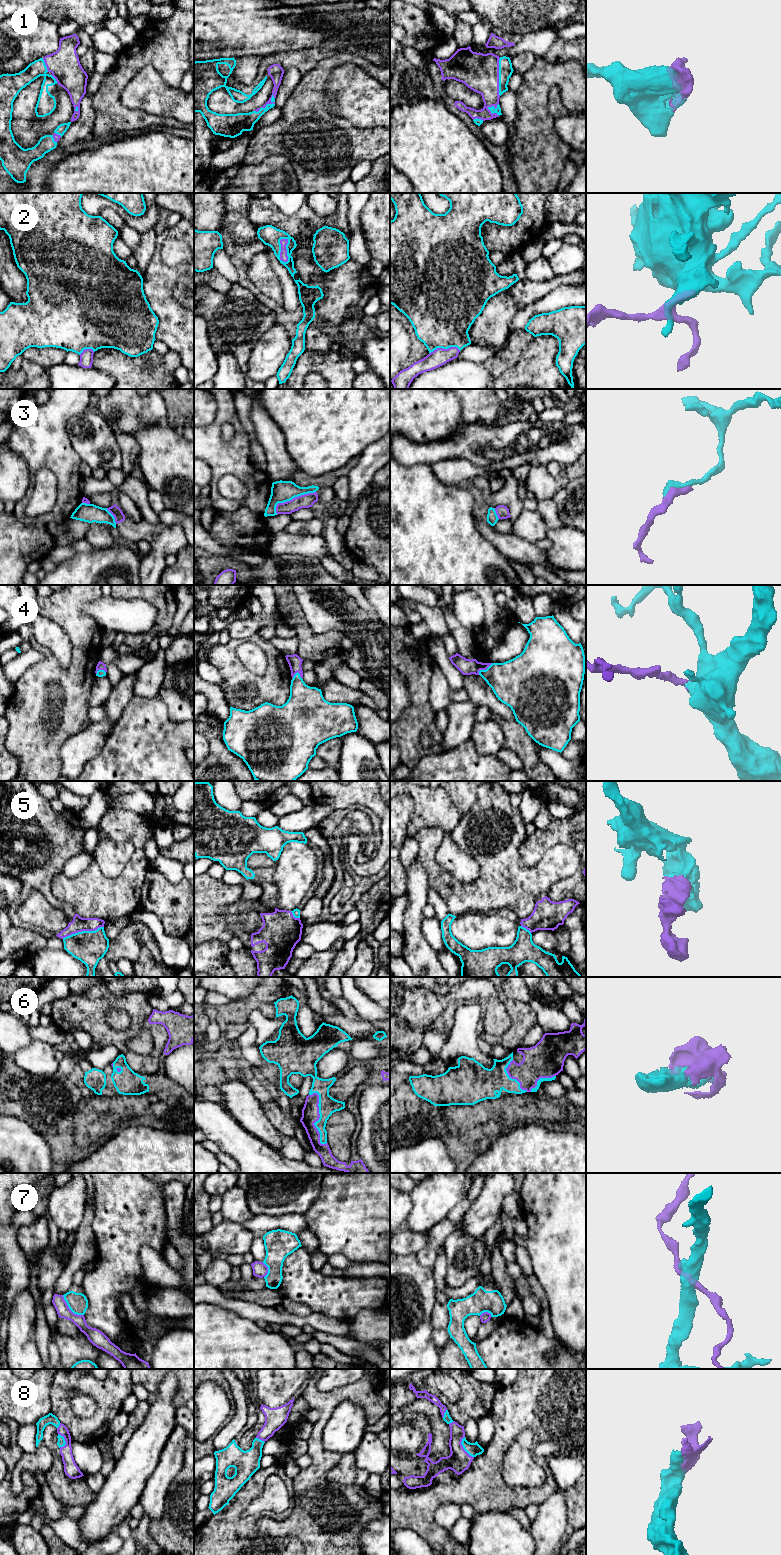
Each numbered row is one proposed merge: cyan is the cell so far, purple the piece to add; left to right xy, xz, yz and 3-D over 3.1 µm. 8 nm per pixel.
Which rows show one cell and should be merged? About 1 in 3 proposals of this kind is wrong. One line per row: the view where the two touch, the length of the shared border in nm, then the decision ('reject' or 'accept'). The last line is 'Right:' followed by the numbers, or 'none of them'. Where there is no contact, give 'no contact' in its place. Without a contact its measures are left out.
1: meets cyan in yz; contact 320 nm long; accept
2: meets cyan in xz; contact 200 nm long; accept
3: meets cyan in xz; contact 380 nm long; reject
4: meets cyan in yz; contact 150 nm long; accept
5: meets cyan in xy; contact 340 nm long; reject
6: meets cyan in xz; contact 440 nm long; accept
7: meets cyan in xy; contact 240 nm long; reject
8: meets cyan in yz; contact 190 nm long; accept
Right: 1, 2, 4, 6, 8

